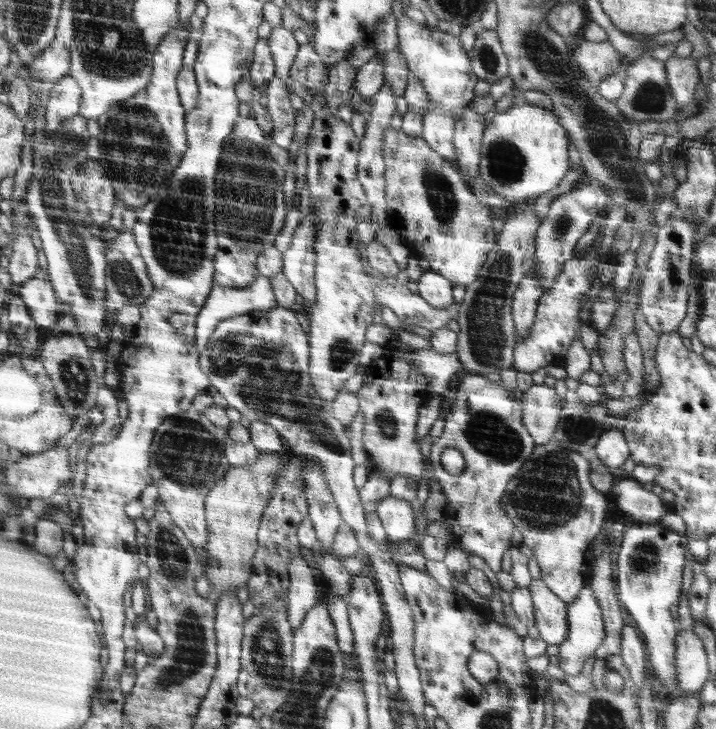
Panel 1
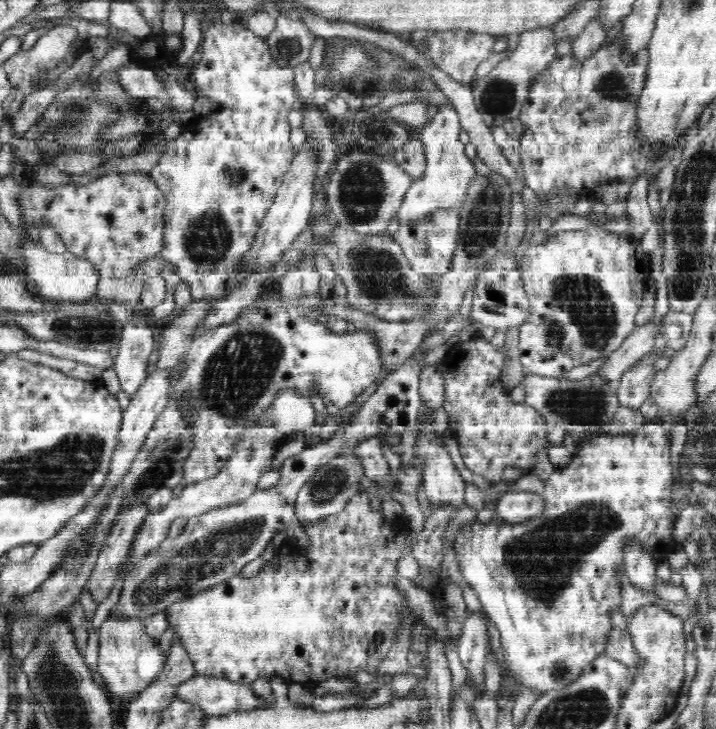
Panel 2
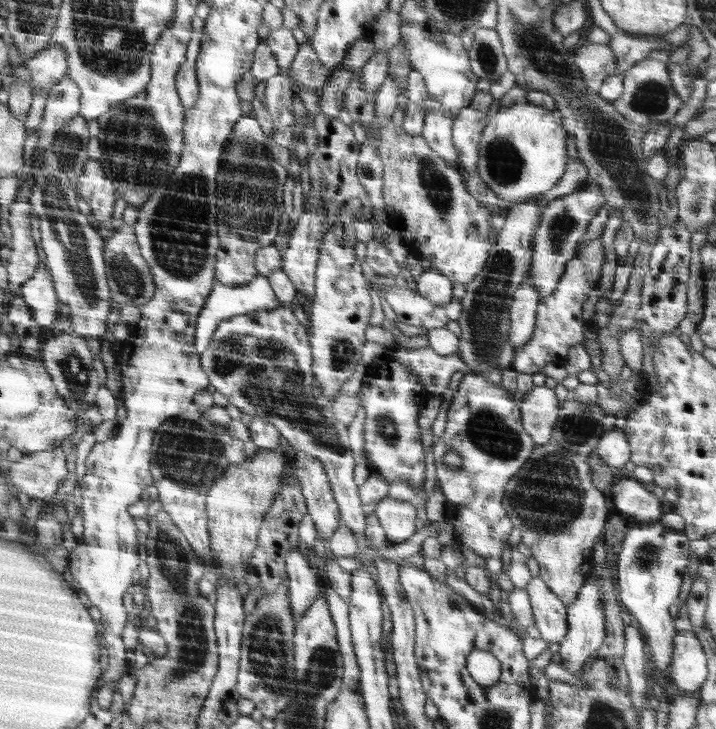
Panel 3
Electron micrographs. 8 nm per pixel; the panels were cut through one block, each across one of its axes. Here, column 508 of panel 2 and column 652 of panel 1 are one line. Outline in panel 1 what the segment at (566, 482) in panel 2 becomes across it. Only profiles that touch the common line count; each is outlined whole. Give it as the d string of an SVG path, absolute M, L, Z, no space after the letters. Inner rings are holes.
M660 522L635 524L625 529L616 560L617 597L626 606L628 615L637 622L636 626L648 650L648 662L652 672L668 694L678 690L674 666L676 663L674 656L677 653L677 642L674 642L677 640L674 626L676 620L670 616L670 606L678 602L678 596L682 592L682 572L688 556L686 546L688 546L686 535L672 532Z

